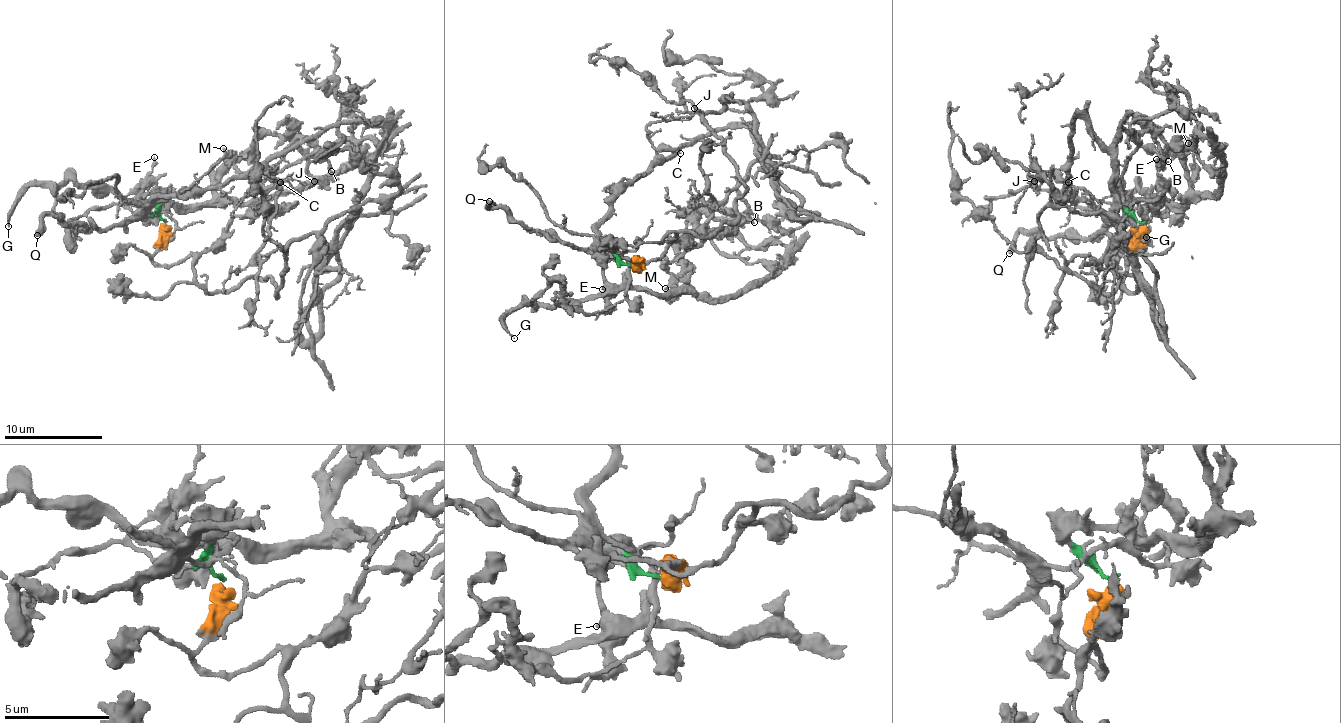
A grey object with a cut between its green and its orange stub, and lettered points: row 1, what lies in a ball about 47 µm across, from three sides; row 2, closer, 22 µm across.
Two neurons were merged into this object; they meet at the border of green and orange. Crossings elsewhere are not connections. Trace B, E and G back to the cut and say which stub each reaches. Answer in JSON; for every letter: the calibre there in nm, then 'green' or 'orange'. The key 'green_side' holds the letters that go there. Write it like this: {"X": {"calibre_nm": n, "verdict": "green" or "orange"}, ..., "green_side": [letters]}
{"B": {"calibre_nm": 170, "verdict": "orange"}, "E": {"calibre_nm": 240, "verdict": "green"}, "G": {"calibre_nm": 80, "verdict": "green"}, "green_side": ["E", "G"]}

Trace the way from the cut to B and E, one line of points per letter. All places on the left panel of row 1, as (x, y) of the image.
B: (164, 224), (156, 263), (278, 294), (287, 247), (356, 212), (377, 144), (336, 140), (332, 172)
E: (164, 222), (157, 201), (150, 194), (139, 195), (153, 156)

